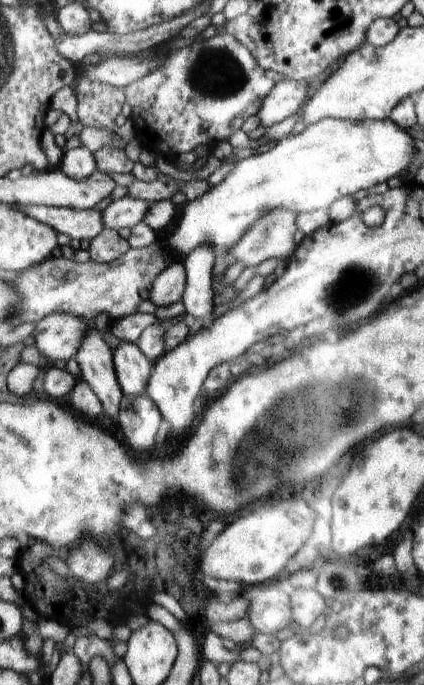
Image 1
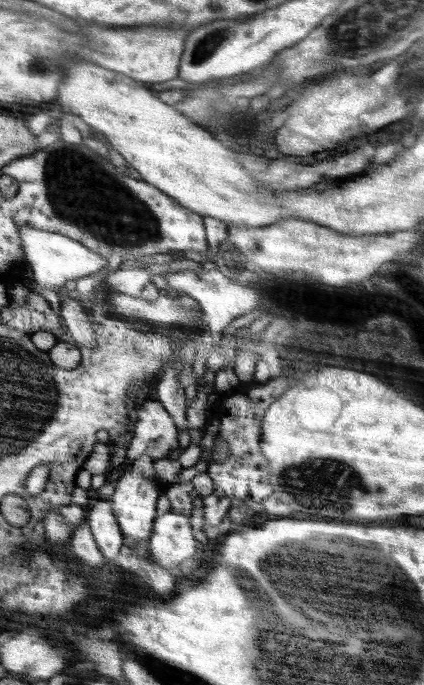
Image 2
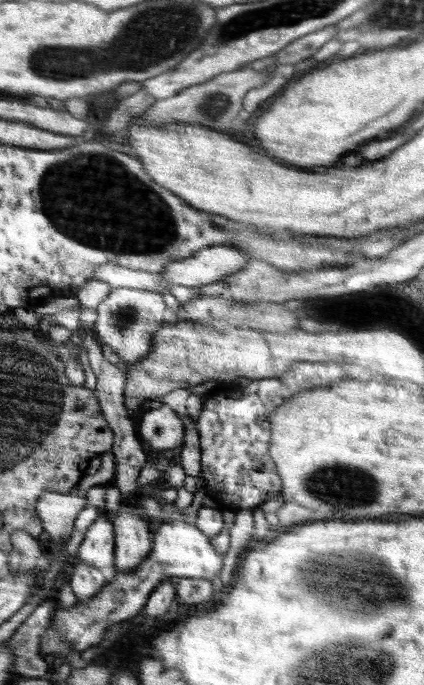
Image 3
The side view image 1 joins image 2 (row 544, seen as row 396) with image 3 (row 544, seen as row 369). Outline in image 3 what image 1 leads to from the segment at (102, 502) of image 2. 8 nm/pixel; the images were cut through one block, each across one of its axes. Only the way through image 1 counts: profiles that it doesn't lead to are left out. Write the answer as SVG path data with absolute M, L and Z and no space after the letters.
M104 516L95 520L89 527L80 546L76 548L78 560L94 568L114 564L114 532L112 524Z

